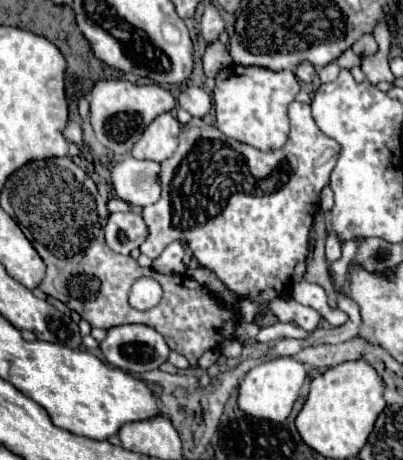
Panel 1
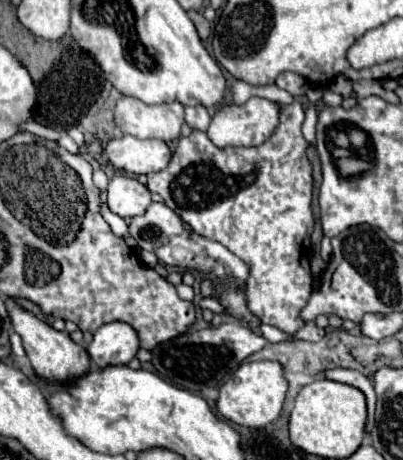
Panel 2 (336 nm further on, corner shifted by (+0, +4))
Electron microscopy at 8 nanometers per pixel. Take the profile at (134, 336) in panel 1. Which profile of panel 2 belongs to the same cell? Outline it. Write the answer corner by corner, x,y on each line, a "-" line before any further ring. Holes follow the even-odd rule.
108,323
102,325
96,333
92,343
88,345
88,355
92,357
96,367
110,367
110,365
128,365
130,359
136,357
140,343
136,331
126,323

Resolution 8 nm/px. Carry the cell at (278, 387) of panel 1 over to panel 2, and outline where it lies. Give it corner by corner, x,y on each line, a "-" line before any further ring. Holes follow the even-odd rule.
258,361
258,363
242,363
238,371
220,387
220,395
216,401
218,413
244,427
262,429
268,423
276,421
288,391
288,381
284,379
284,367
274,361

